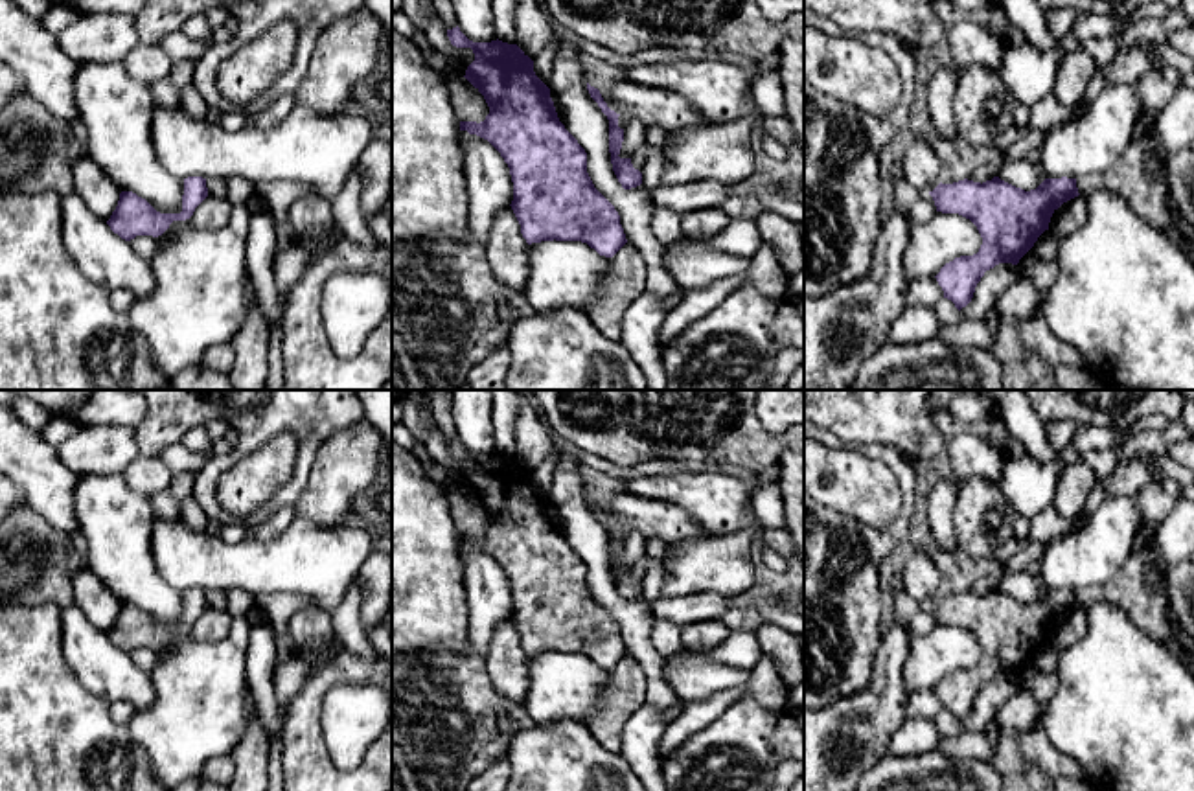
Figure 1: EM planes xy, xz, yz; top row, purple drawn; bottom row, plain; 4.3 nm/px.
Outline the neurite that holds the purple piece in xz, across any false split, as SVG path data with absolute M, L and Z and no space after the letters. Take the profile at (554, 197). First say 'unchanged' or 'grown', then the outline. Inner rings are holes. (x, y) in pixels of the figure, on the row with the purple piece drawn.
unchanged; M460 28L447 29L456 48L471 48L475 61L465 79L484 96L489 114L484 121L460 121L460 131L488 140L504 158L513 182L511 210L528 245L541 241L581 241L600 256L613 258L626 243L620 215L594 188L587 173L587 153L559 121L550 88L535 75L534 61L502 40L473 42Z

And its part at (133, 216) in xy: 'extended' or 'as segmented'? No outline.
as segmented

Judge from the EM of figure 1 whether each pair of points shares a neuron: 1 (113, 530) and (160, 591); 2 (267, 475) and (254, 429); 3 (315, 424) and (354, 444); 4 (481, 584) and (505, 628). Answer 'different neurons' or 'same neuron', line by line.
1: same neuron
2: different neurons
3: different neurons
4: different neurons

